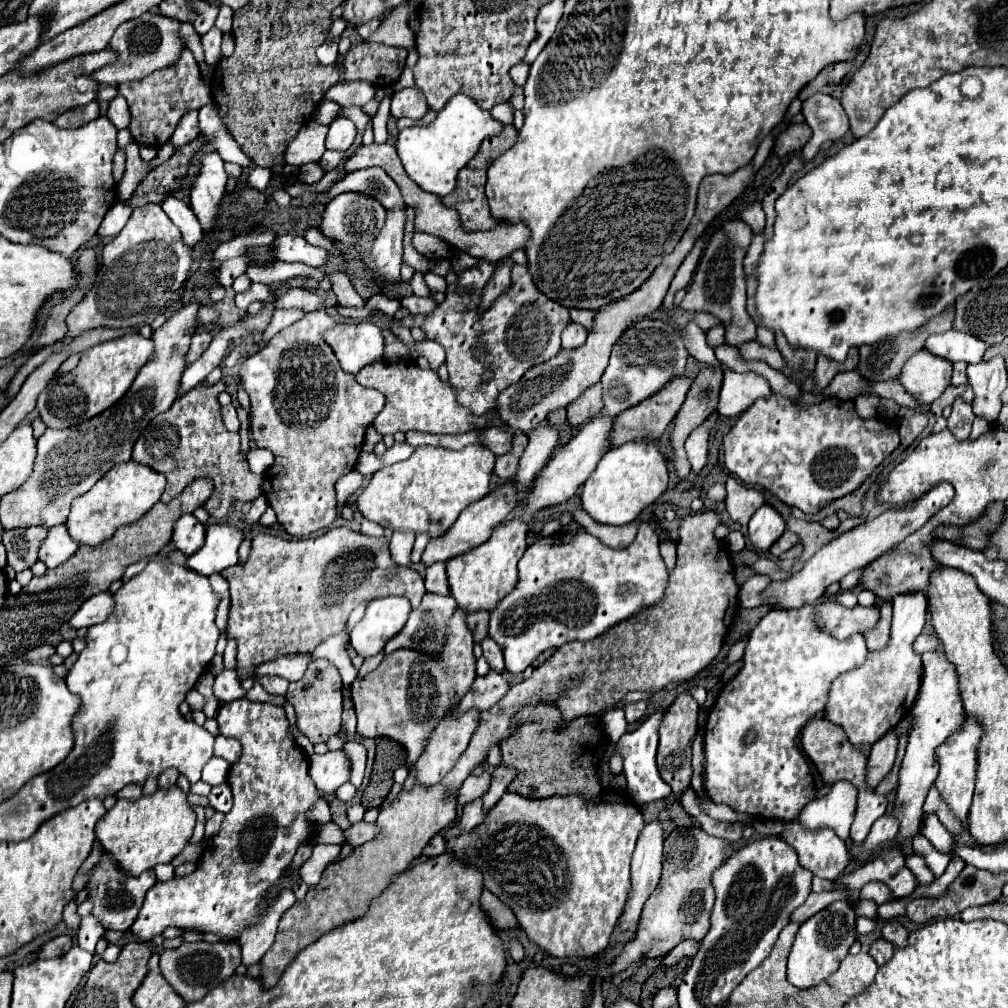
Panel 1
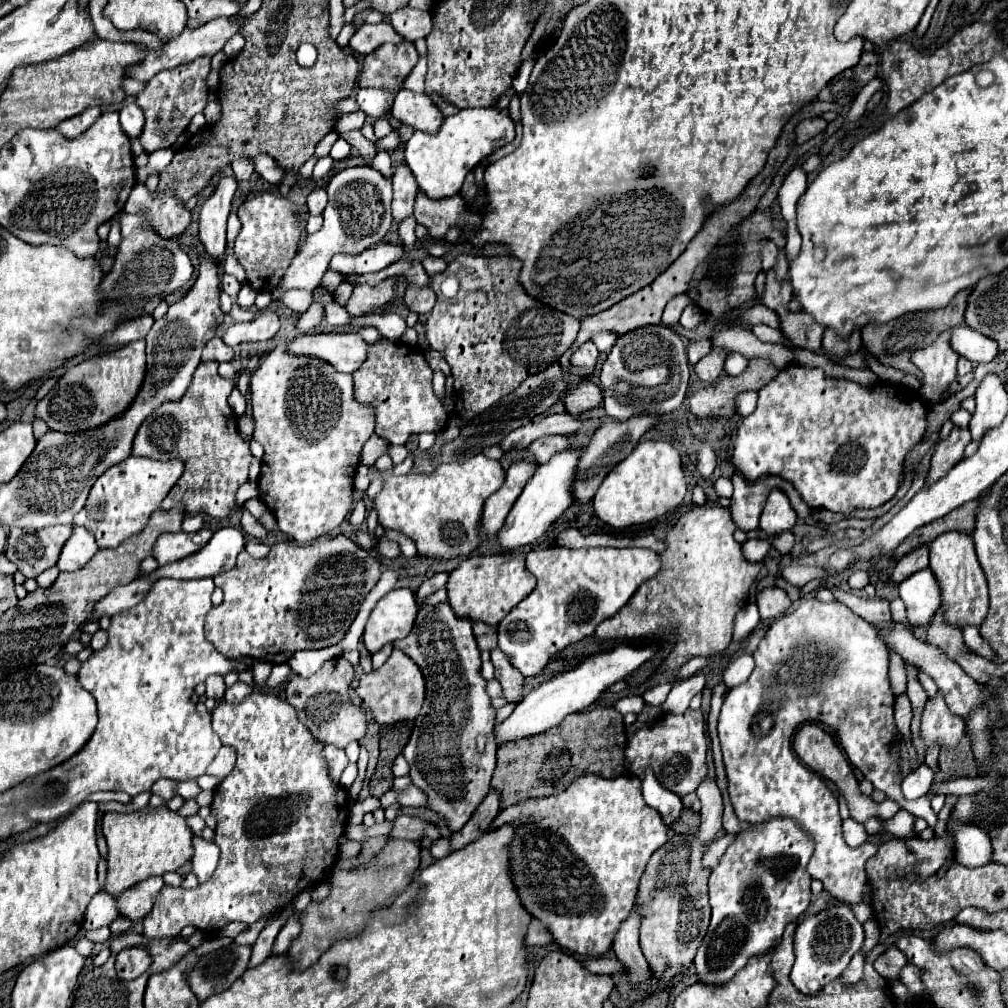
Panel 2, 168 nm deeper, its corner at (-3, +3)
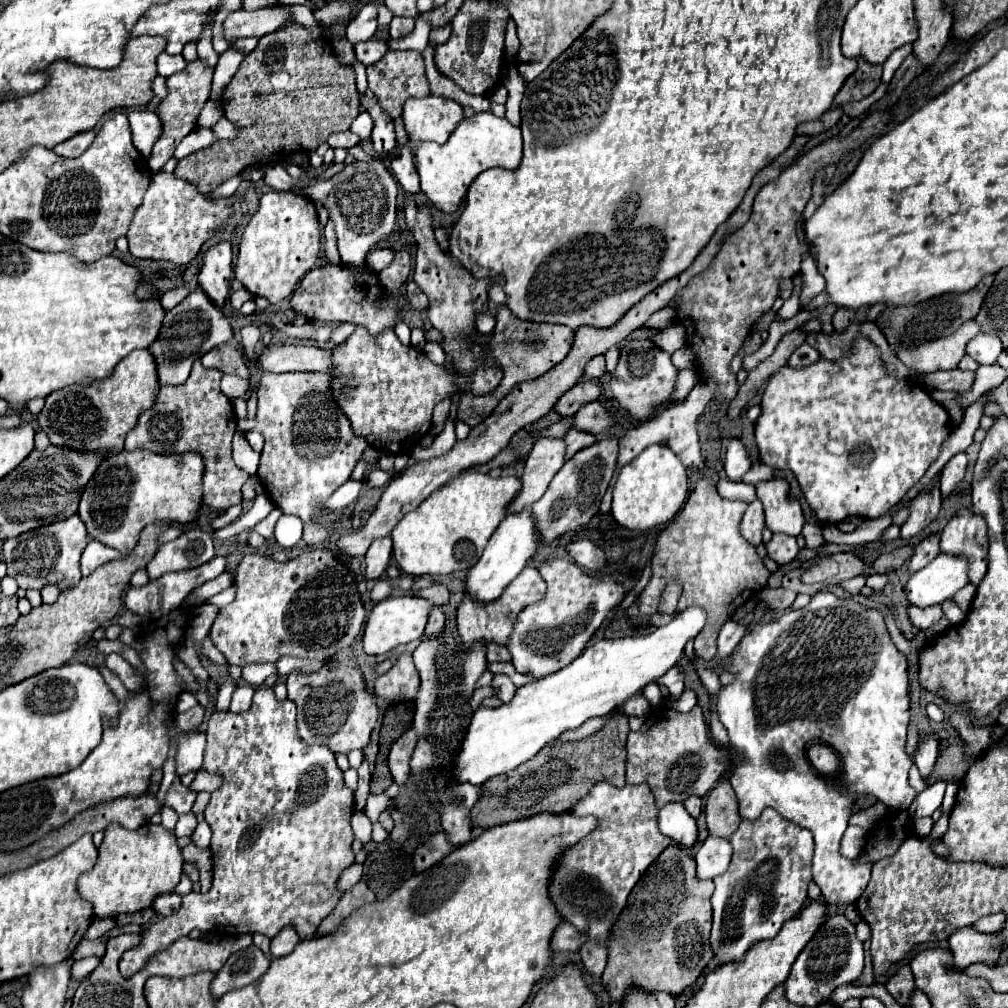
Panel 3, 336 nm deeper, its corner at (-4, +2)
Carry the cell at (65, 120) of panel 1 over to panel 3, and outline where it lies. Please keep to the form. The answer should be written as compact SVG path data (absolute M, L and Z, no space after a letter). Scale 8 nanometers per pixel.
M94 132L76 134L76 136L72 136L70 140L58 144L58 146L54 148L54 152L56 152L58 156L64 156L64 158L76 158L76 156L80 156L80 154L92 144L92 140L94 140Z

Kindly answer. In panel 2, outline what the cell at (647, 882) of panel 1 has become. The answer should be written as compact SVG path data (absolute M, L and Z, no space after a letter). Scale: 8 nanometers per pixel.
M633 905L629 911L627 919L621 921L615 941L613 941L613 951L619 961L629 969L631 983L635 983L637 989L647 989L649 987L649 965L639 949L639 927L641 927L641 909L639 905Z

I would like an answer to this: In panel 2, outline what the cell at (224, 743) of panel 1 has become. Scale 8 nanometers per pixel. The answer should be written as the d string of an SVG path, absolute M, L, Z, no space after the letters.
M225 745L225 747L219 749L219 753L213 759L213 763L209 765L207 773L219 777L219 781L221 781L221 779L225 779L233 771L233 767L235 767L235 751Z

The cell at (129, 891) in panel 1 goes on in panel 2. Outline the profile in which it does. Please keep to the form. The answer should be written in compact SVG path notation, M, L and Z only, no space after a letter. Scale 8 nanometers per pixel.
M149 877L129 889L125 889L115 901L121 917L129 917L131 921L143 919L155 901L155 895L161 891L163 879L161 877Z

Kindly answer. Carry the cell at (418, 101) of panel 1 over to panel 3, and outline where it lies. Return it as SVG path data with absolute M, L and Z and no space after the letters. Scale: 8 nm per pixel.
M444 96L412 98L404 104L404 124L412 142L444 144L464 120L462 106Z

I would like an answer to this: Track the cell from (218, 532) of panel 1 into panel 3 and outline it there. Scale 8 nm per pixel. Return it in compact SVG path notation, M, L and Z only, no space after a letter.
M216 556L212 558L208 564L200 566L200 568L194 568L194 570L182 570L182 572L170 572L170 574L164 574L162 578L158 580L152 580L150 584L142 586L142 588L130 588L128 594L126 594L126 608L132 610L134 614L140 614L140 616L146 616L146 618L162 618L164 614L170 614L174 608L180 606L180 602L186 600L186 596L200 588L204 582L208 580L214 580L216 576L220 576L222 572L226 570L226 558L224 556Z

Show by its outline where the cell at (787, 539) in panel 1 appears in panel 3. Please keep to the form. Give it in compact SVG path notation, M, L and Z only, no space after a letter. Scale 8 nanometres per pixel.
M774 534L770 538L770 542L766 542L766 550L768 550L768 556L776 564L788 564L788 562L792 562L796 558L800 548L796 544L796 538L784 536L784 534Z

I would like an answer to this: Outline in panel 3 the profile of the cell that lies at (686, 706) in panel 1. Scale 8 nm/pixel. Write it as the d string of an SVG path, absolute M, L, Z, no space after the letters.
M666 706L654 708L646 716L642 728L628 734L626 752L626 784L648 784L658 808L670 802L684 802L688 796L706 796L730 768L730 752L722 746L716 746L710 738L710 730L704 722L700 706L694 706L688 714L678 714Z

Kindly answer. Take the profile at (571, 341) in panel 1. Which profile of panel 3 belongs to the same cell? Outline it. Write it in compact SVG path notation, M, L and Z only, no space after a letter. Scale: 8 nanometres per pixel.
M596 356L596 360L592 360L586 368L586 376L588 378L602 378L606 374L606 362L604 356Z

